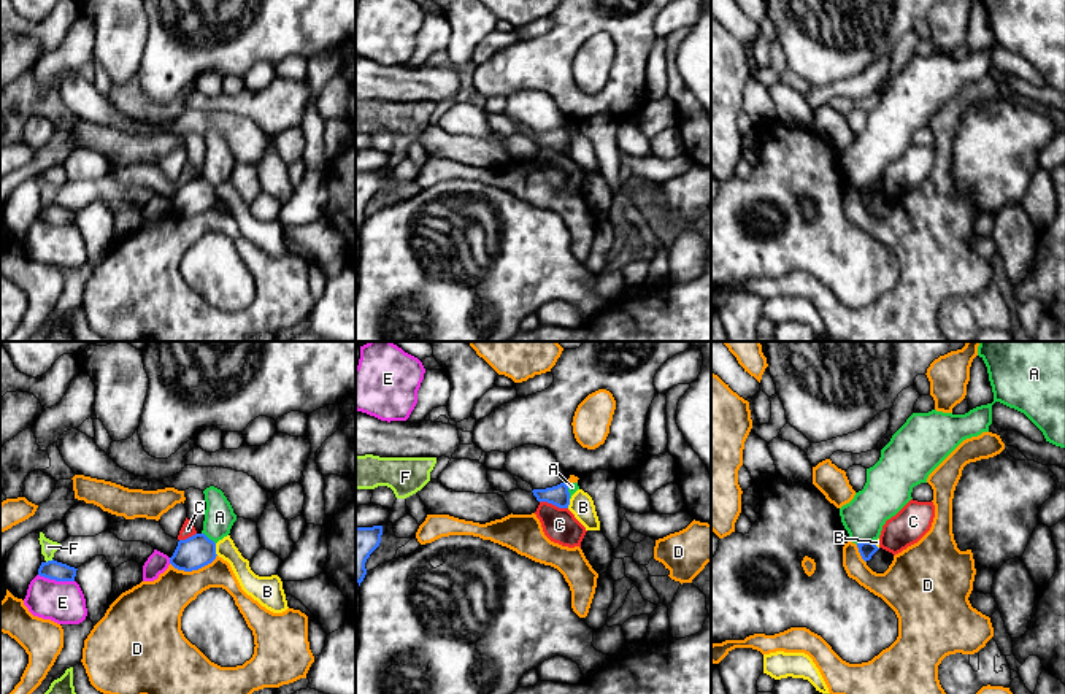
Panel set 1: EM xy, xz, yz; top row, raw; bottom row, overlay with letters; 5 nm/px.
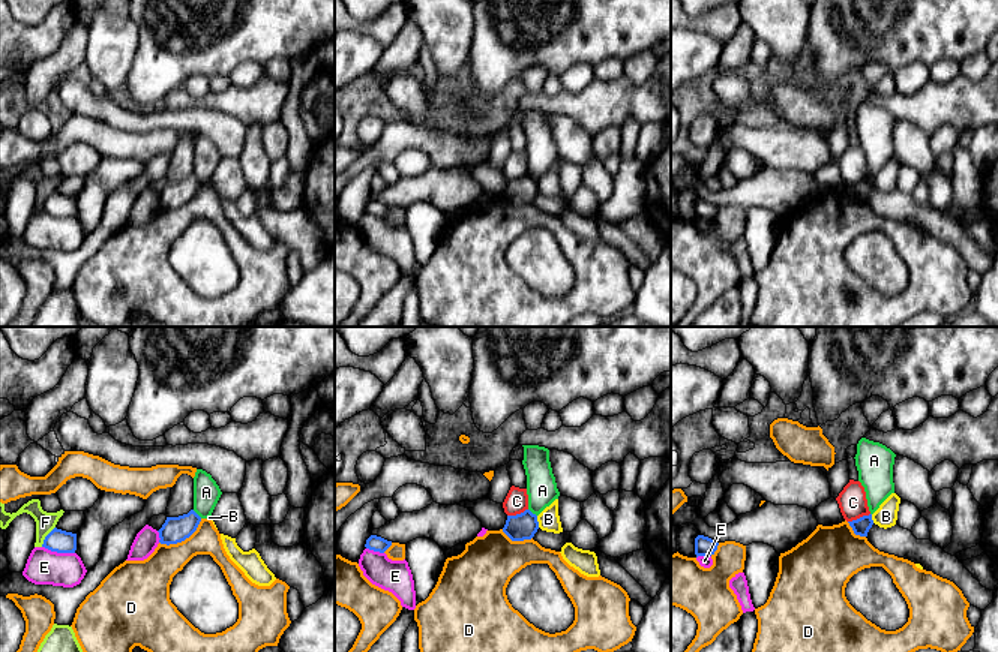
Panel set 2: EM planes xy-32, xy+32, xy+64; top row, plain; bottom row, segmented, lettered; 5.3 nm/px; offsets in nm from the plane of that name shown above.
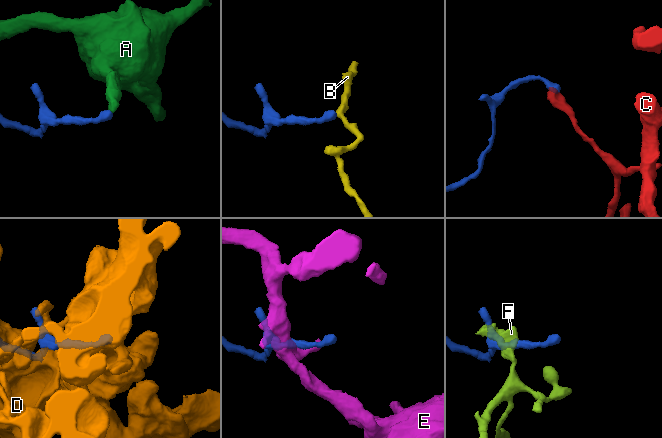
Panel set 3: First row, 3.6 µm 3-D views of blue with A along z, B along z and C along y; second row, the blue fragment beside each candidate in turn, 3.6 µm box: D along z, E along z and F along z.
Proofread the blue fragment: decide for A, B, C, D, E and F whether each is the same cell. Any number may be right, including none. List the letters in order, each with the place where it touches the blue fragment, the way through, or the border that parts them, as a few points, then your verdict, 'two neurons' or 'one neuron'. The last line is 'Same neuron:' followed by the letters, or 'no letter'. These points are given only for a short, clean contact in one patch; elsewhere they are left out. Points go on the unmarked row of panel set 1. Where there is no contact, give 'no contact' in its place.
A: yz (864, 186) | along yz (873, 185), (856, 188) | two neurons
B: xy (215, 194) | along xy (215, 188), (218, 199) | two neurons
C: xz (554, 148) | along xz (540, 145), (567, 153) | two neurons
D: xy (194, 213) | two neurons
E: xy (56, 224) | two neurons
F: xy (49, 205) | along xy (53, 204), (46, 207) | two neurons
Same neuron: no letter

